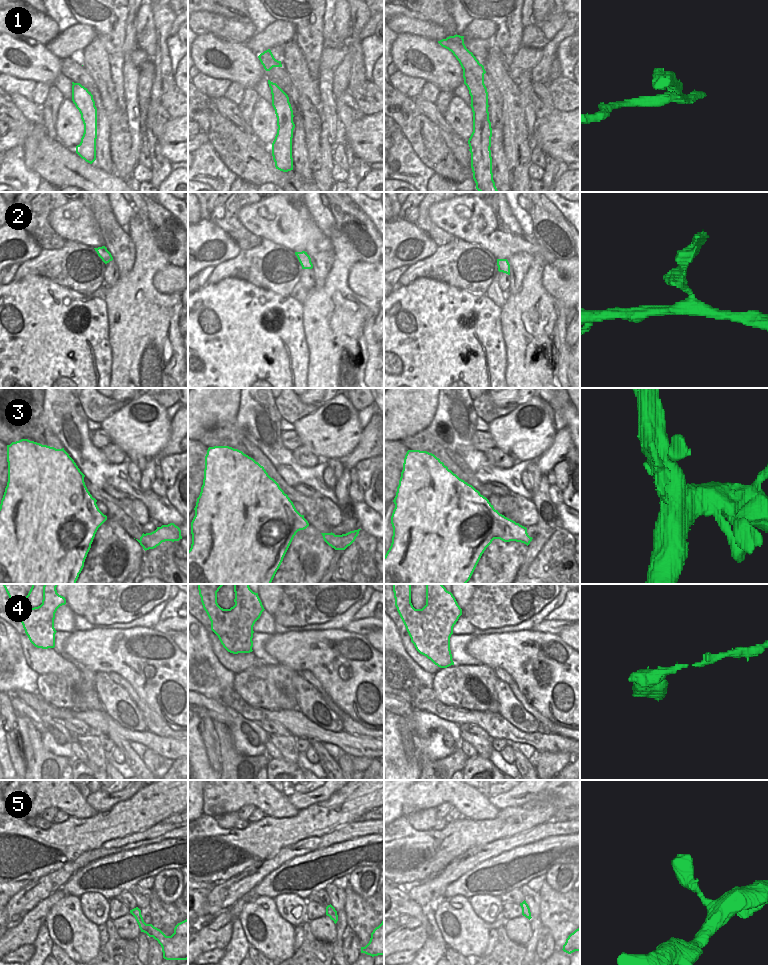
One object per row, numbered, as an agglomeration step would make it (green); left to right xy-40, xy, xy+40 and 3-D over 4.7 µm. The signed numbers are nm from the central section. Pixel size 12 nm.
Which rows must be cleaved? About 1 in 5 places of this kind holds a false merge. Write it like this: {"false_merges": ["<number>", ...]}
{"false_merges": ["1"]}

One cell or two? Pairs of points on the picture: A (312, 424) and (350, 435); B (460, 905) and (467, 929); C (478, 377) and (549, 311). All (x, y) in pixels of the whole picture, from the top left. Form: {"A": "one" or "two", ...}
{"A": "one", "B": "one", "C": "two"}

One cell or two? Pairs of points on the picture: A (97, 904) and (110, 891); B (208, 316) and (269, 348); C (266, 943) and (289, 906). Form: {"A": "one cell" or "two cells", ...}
{"A": "two cells", "B": "one cell", "C": "two cells"}

